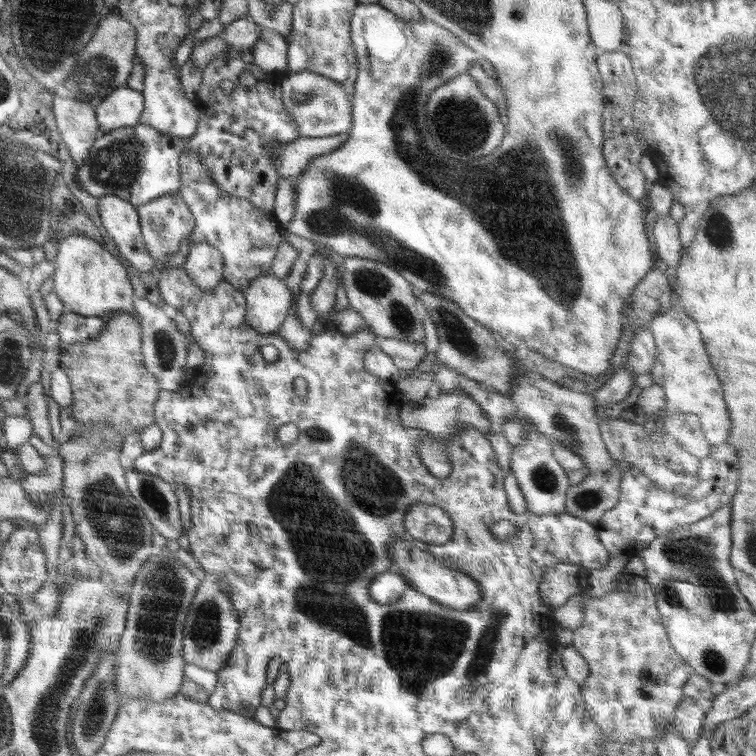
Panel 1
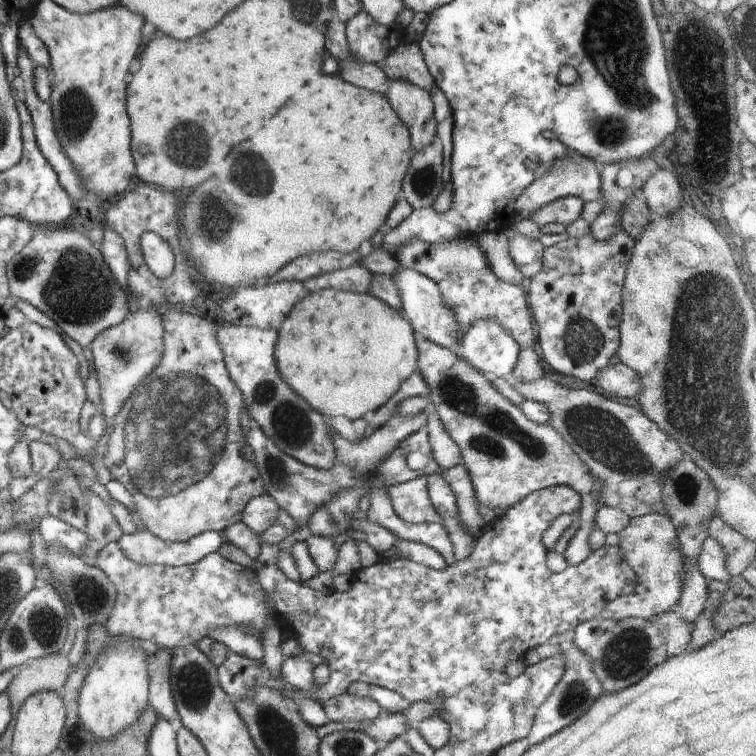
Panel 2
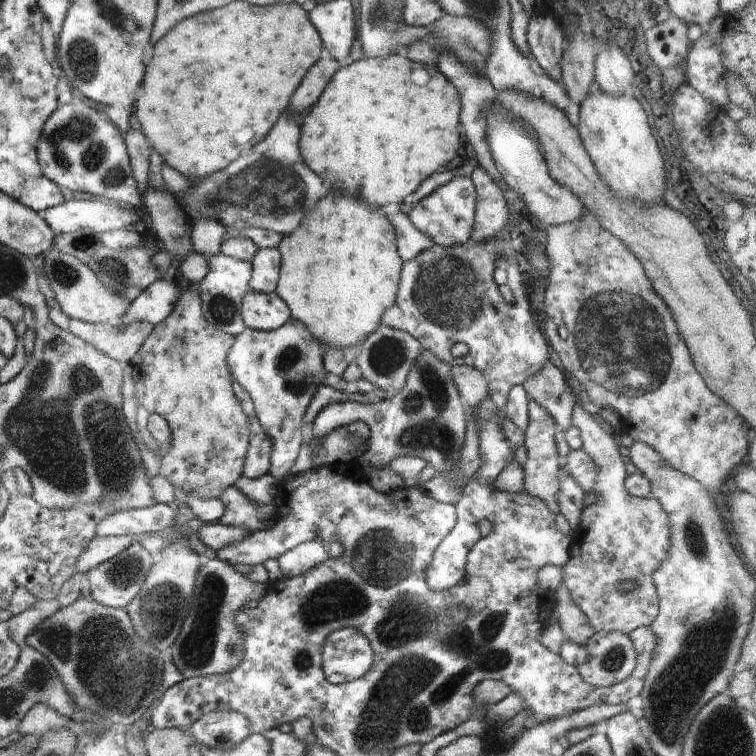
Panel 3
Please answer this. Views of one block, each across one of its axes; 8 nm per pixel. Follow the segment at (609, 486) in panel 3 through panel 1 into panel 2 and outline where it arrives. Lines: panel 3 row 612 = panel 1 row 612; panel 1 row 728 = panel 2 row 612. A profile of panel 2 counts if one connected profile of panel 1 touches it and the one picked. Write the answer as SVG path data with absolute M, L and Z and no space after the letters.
M650 513L641 517L629 519L626 525L619 533L618 546L624 551L627 563L633 568L637 575L636 591L631 595L621 596L618 599L611 600L599 614L598 618L606 617L608 619L622 620L628 617L650 618L663 612L668 612L676 606L682 592L683 578L685 577L686 564L682 549L674 528L674 524L668 514Z

